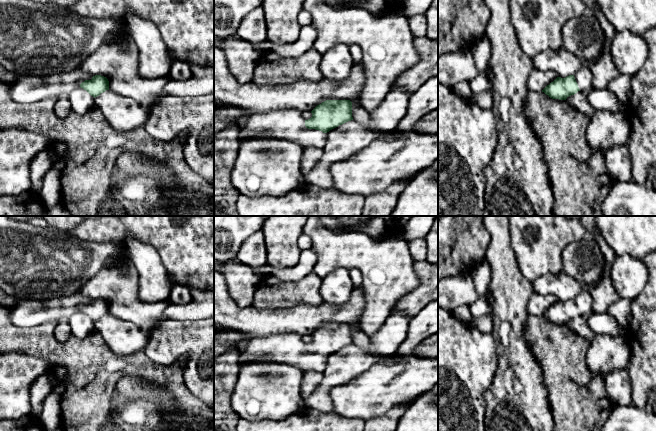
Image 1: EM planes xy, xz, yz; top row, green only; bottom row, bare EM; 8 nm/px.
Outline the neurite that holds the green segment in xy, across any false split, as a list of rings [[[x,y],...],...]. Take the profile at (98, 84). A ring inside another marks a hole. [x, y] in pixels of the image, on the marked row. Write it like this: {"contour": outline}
{"contour": [[[79,68],[45,76],[20,75],[12,83],[12,98],[19,103],[33,103],[49,97],[69,96],[78,87],[95,98],[109,90],[109,81]]]}

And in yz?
{"contour": [[[582,67],[575,75],[569,75],[565,78],[557,77],[542,92],[552,99],[566,100],[569,96],[580,90],[591,88],[591,86],[592,74],[590,69]]]}

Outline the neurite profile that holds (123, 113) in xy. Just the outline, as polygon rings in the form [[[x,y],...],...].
[[[106,90],[94,98],[94,106],[104,114],[117,131],[127,132],[143,127],[149,113],[134,99]]]

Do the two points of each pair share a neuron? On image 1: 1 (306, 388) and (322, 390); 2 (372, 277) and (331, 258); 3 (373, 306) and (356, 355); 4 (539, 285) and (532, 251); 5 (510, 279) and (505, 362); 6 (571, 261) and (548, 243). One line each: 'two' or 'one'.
1: two
2: one
3: two
4: two
5: one
6: two

